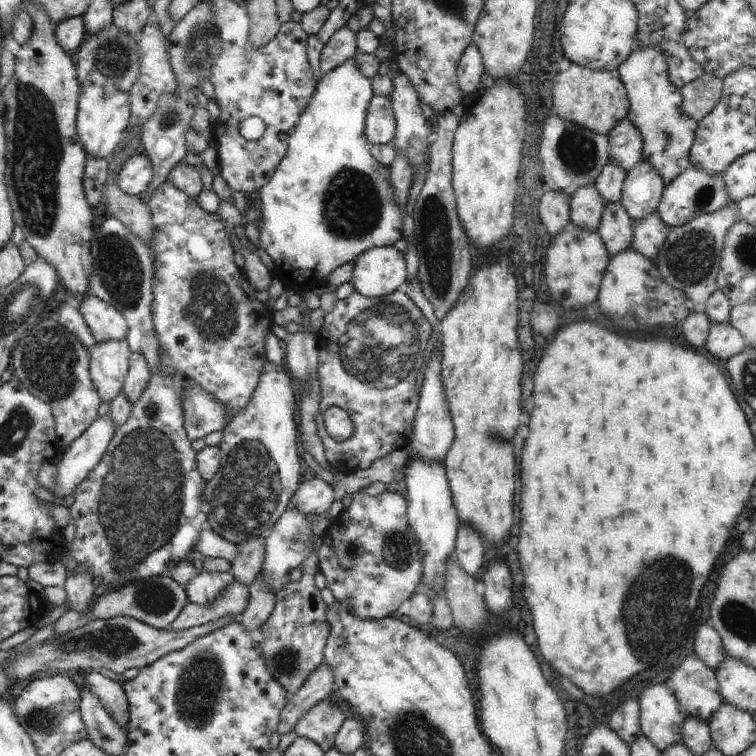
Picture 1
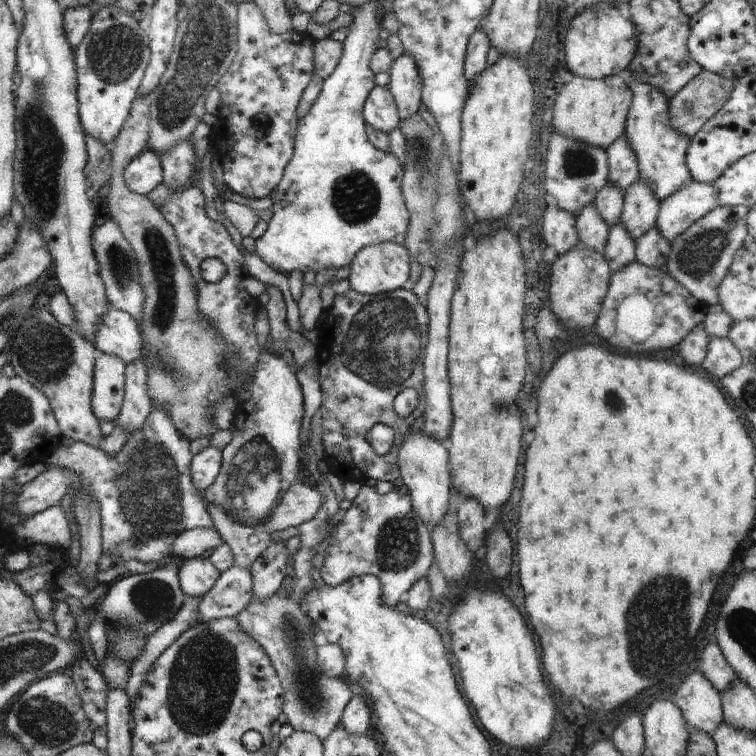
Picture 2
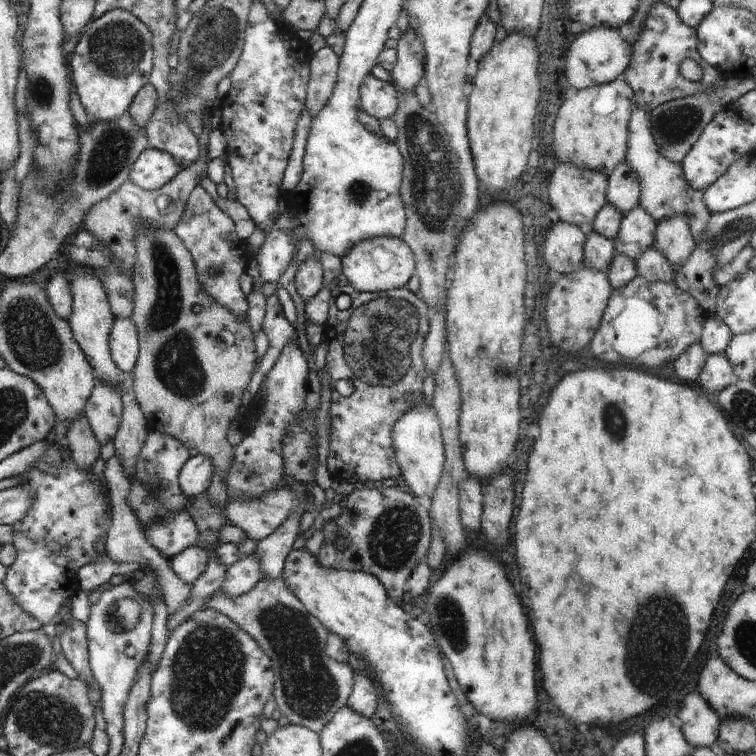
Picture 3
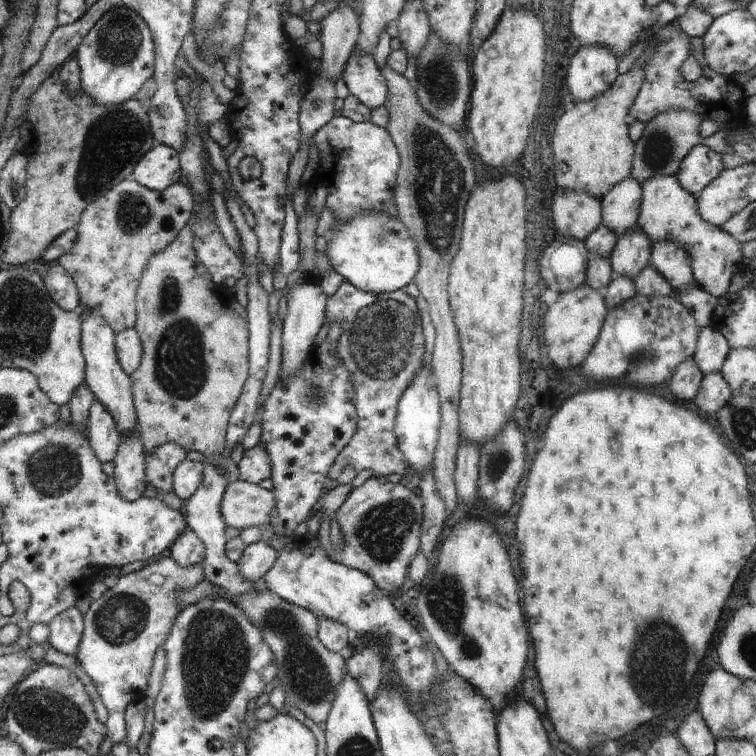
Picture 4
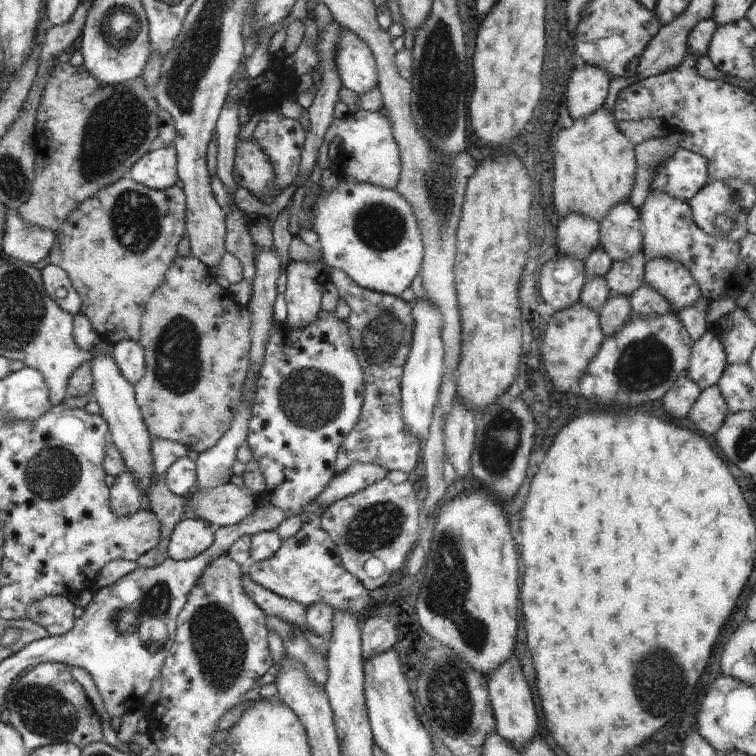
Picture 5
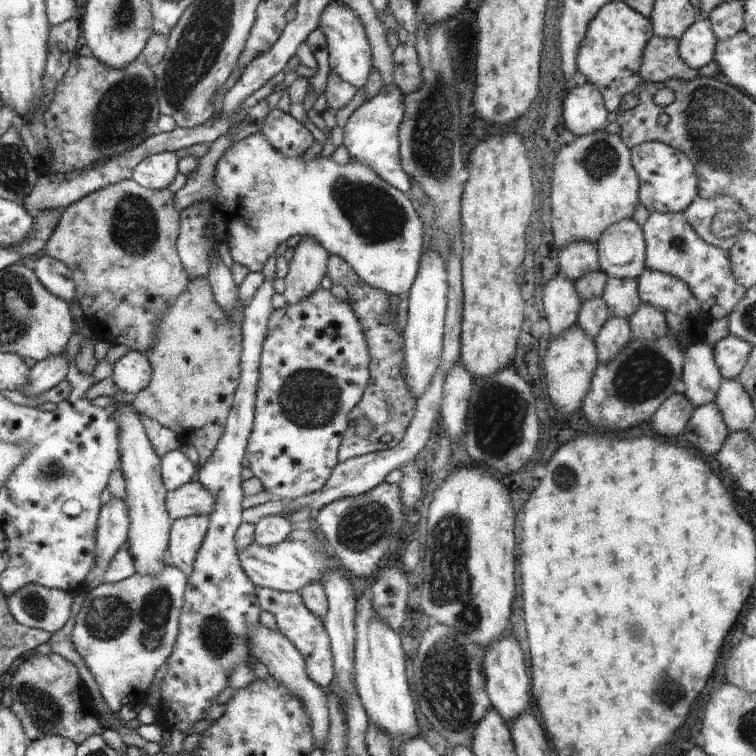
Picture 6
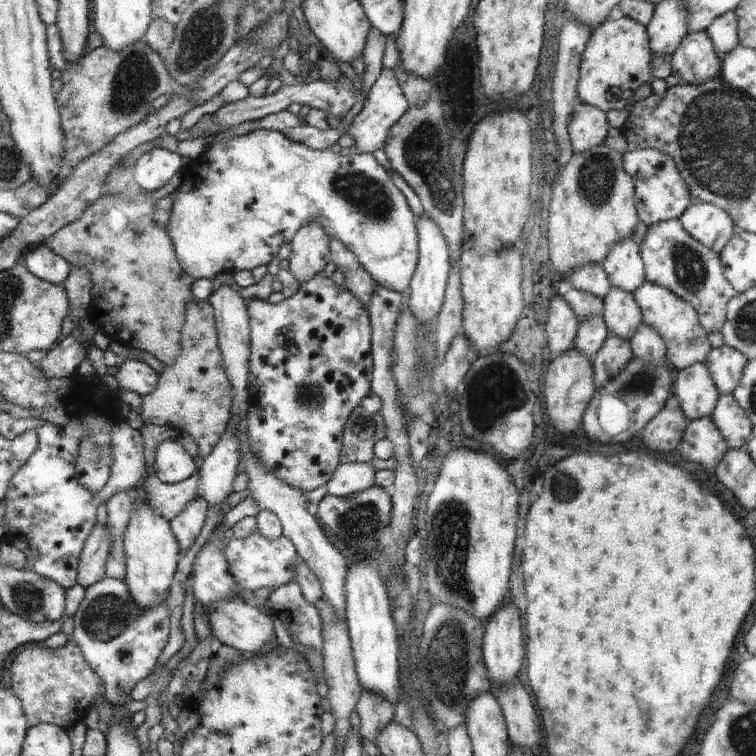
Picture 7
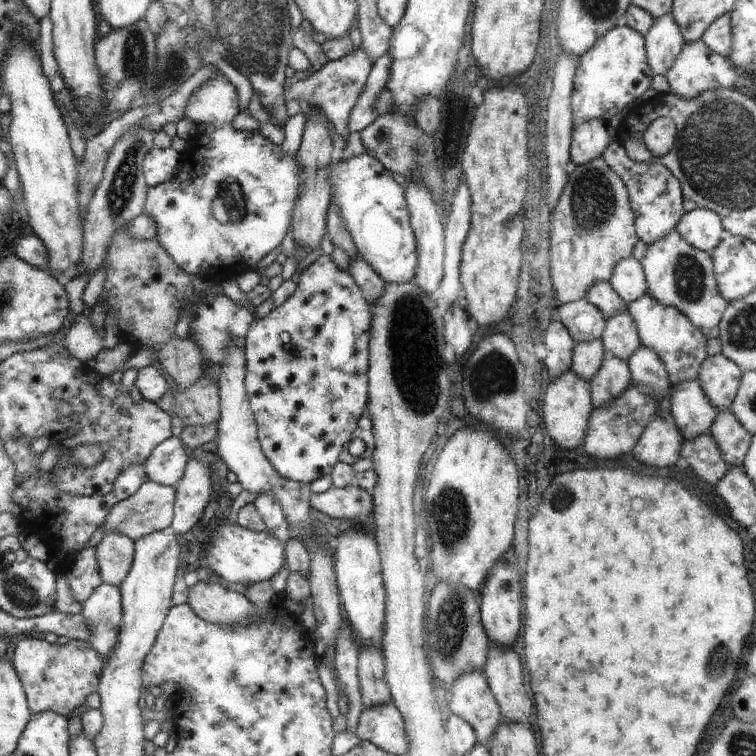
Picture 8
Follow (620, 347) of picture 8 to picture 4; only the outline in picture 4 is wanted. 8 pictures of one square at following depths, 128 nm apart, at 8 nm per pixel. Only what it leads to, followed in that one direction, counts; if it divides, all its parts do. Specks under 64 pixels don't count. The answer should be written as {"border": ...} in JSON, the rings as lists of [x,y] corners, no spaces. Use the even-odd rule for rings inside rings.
{"border":[[[636,224],[626,231],[614,245],[609,263],[615,276],[634,280],[648,266],[652,252],[652,242]]]}

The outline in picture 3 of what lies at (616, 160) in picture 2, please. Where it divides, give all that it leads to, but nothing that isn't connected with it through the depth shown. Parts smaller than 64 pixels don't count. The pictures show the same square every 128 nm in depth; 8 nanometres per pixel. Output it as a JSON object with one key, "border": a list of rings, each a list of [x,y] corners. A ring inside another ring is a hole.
{"border":[[[626,160],[614,168],[614,172],[607,178],[607,186],[606,201],[614,206],[622,217],[638,206],[640,201],[639,179]]]}

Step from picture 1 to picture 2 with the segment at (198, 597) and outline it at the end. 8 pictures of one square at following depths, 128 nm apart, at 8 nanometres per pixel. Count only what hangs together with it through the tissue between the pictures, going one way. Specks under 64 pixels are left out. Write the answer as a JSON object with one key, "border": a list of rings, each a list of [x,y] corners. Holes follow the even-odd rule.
{"border":[[[199,557],[186,559],[179,570],[177,576],[181,589],[189,597],[204,596],[221,574],[208,559]]]}

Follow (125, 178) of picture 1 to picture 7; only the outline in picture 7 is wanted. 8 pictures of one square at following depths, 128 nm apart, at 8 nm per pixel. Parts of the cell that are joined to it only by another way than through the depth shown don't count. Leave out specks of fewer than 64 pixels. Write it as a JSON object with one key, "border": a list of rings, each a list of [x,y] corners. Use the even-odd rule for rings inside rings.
{"border":[[[152,149],[138,158],[134,166],[135,180],[144,191],[163,187],[177,172],[182,171],[181,156],[165,149]]]}

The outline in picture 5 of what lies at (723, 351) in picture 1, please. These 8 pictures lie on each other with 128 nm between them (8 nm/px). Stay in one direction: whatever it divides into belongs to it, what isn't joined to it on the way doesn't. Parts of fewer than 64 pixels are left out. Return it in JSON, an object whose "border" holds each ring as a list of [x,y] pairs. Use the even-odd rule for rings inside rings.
{"border":[[[716,386],[700,393],[687,418],[704,436],[714,436],[729,414],[726,401]]]}

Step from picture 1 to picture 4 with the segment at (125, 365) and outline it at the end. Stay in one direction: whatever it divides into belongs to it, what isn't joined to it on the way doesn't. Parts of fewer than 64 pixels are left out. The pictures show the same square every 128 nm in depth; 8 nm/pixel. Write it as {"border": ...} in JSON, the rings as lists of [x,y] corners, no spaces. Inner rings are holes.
{"border":[[[95,400],[89,408],[86,434],[90,446],[101,464],[112,462],[123,436],[118,432],[110,413],[98,400]]]}

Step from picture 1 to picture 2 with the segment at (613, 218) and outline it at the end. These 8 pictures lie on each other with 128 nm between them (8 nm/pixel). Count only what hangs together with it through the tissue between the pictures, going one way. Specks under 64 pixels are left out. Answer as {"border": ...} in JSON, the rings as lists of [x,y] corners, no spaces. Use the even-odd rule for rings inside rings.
{"border":[[[620,222],[609,227],[607,243],[602,255],[612,273],[622,270],[631,262],[636,261],[635,240]]]}

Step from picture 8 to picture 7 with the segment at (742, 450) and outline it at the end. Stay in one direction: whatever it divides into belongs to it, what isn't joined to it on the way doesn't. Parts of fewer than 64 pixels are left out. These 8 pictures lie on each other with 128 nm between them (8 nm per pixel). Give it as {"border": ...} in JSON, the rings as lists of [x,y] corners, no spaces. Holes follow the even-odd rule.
{"border":[[[733,393],[719,395],[711,418],[724,436],[728,449],[746,447],[753,425]]]}

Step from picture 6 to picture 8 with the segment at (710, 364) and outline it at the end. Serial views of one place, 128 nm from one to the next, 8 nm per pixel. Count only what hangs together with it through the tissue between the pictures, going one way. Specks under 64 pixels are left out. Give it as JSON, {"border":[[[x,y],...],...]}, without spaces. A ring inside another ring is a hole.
{"border":[[[698,378],[673,386],[669,395],[670,412],[684,441],[709,432],[717,412],[700,388]]]}

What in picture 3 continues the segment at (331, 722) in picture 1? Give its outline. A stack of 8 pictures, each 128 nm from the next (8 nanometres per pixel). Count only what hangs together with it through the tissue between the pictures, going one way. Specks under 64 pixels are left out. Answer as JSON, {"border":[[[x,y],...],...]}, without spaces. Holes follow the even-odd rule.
{"border":[[[282,578],[260,580],[250,592],[242,596],[226,596],[220,589],[204,602],[204,611],[224,614],[240,626],[260,649],[272,660],[274,672],[274,699],[277,710],[286,716],[290,724],[302,726],[320,735],[334,714],[346,706],[354,688],[353,670],[348,663],[339,662],[325,654],[328,630],[302,605],[302,602],[286,588]]]}

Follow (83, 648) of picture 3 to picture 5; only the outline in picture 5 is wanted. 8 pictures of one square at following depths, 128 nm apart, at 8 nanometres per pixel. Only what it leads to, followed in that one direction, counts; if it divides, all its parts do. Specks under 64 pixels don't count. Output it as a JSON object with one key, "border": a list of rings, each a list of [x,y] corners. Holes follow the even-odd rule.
{"border":[[[48,595],[37,598],[25,606],[25,619],[39,624],[48,631],[50,637],[66,634],[75,623],[73,601],[64,595]]]}

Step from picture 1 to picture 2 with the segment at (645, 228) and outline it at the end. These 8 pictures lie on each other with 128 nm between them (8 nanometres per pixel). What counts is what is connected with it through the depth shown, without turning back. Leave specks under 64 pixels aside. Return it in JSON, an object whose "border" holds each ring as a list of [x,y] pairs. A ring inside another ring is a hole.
{"border":[[[655,226],[635,242],[636,261],[651,269],[665,270],[670,253],[670,243]]]}

